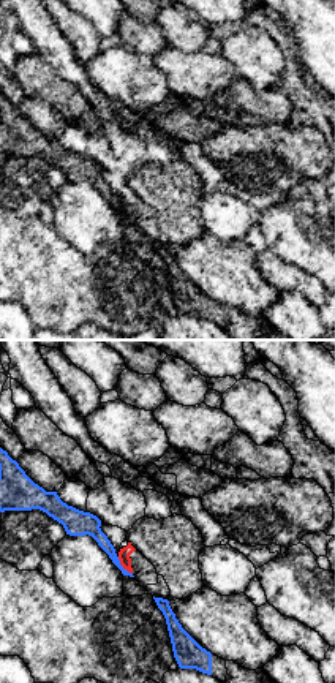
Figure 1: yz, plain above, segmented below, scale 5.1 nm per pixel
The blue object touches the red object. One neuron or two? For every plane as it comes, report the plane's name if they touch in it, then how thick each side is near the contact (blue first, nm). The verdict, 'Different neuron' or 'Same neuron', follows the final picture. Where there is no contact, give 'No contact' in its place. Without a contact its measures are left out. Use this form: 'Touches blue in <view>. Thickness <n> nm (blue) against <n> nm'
Touches blue in yz. Thickness 80 nm (blue) against 60 nm

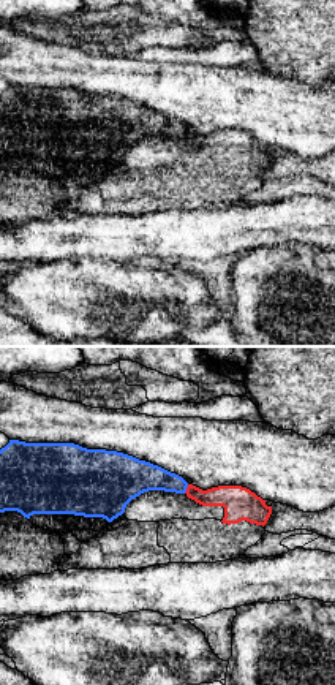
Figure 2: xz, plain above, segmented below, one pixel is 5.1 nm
Touches blue in xz. Thickness 170 nm (blue) against 140 nm

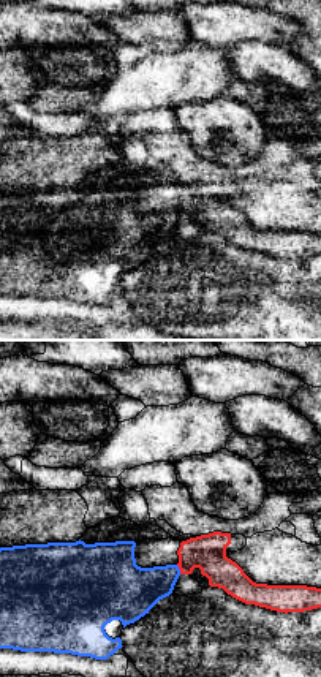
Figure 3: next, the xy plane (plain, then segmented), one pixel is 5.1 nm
Touches blue in xy. Thickness 240 nm (blue) against 190 nm

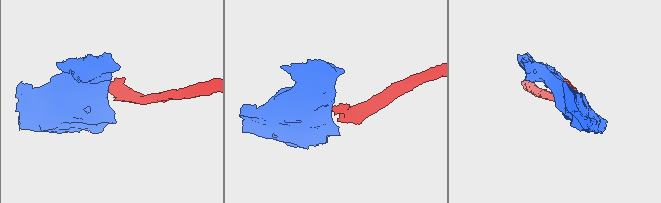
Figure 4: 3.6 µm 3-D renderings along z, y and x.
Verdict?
Different neuron

